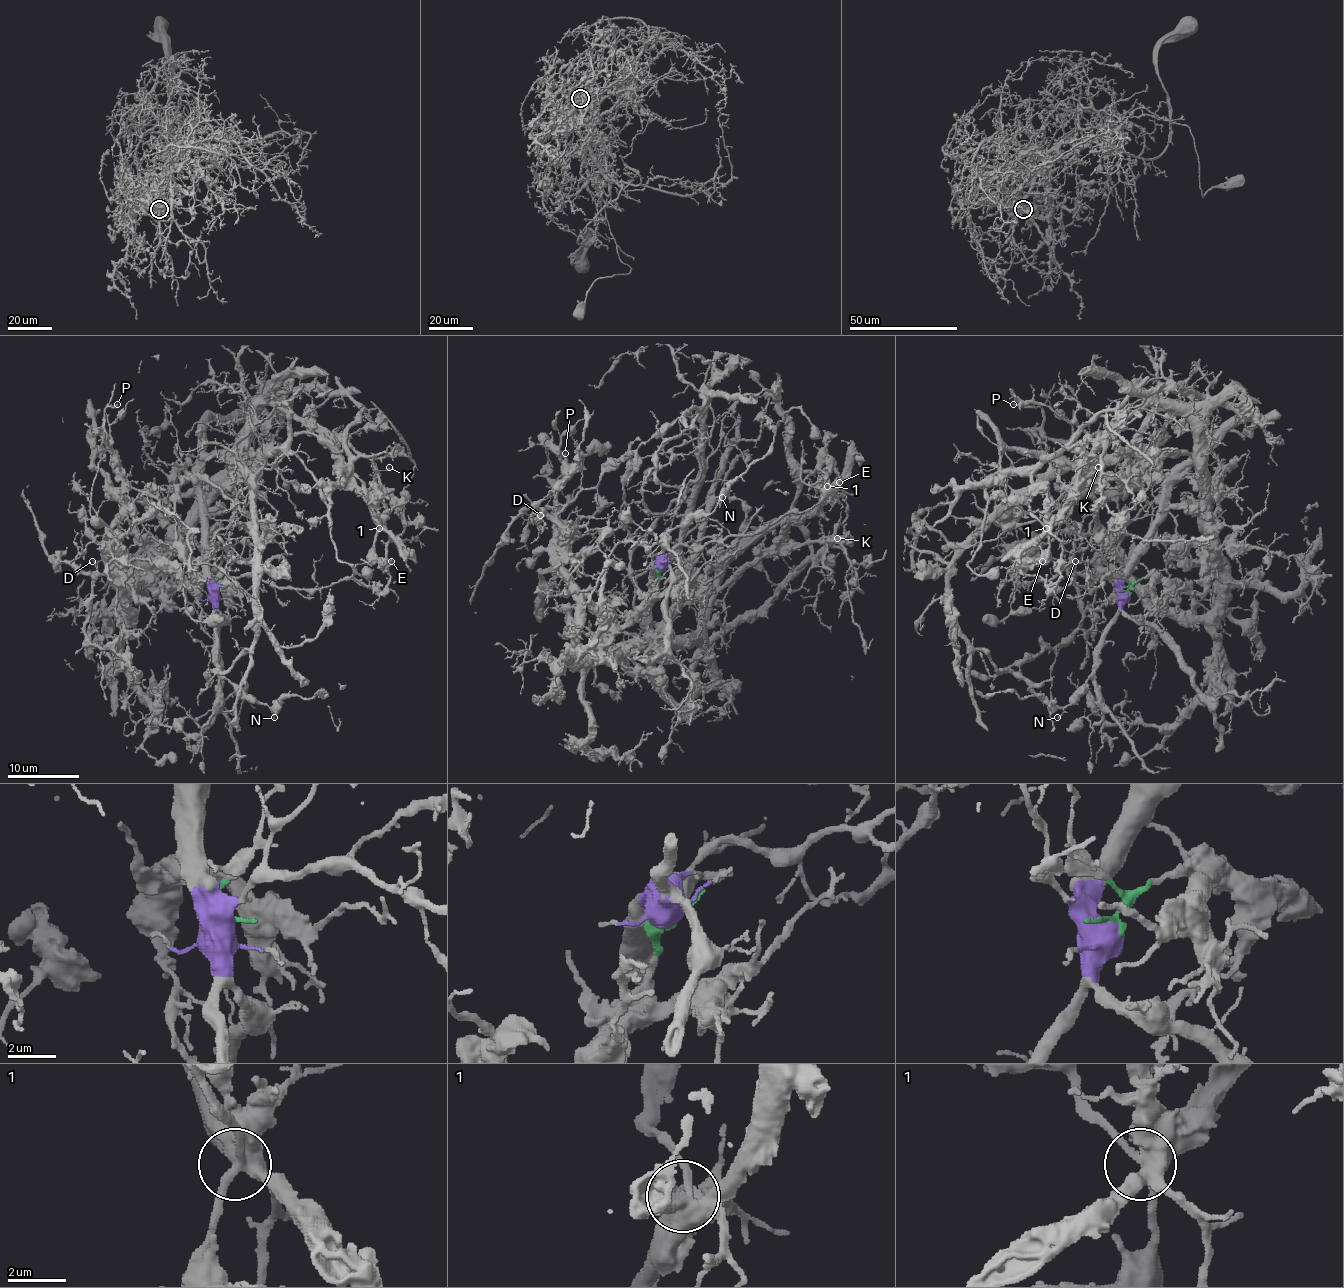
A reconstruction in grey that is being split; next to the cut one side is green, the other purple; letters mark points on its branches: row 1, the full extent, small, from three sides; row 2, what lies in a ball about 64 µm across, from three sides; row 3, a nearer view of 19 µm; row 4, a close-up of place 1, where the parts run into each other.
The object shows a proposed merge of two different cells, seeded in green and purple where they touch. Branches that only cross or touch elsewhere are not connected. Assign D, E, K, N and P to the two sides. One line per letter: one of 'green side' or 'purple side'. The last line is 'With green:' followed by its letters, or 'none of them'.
D: green side
E: purple side
K: green side
N: purple side
P: green side
With green: D, K, P

